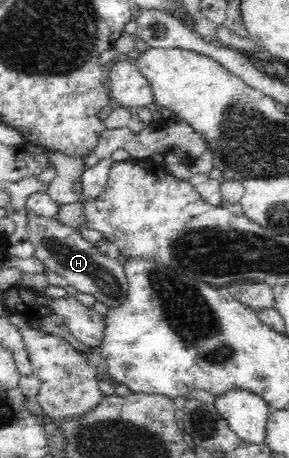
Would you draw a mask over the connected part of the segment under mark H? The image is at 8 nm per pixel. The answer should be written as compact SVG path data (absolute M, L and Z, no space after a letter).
M28 211L27 236L34 245L33 257L42 261L50 272L61 276L78 293L92 295L98 302L109 308L120 307L129 290L122 259L108 258L104 250L95 248L81 236L78 230L57 221L38 218L38 214Z

